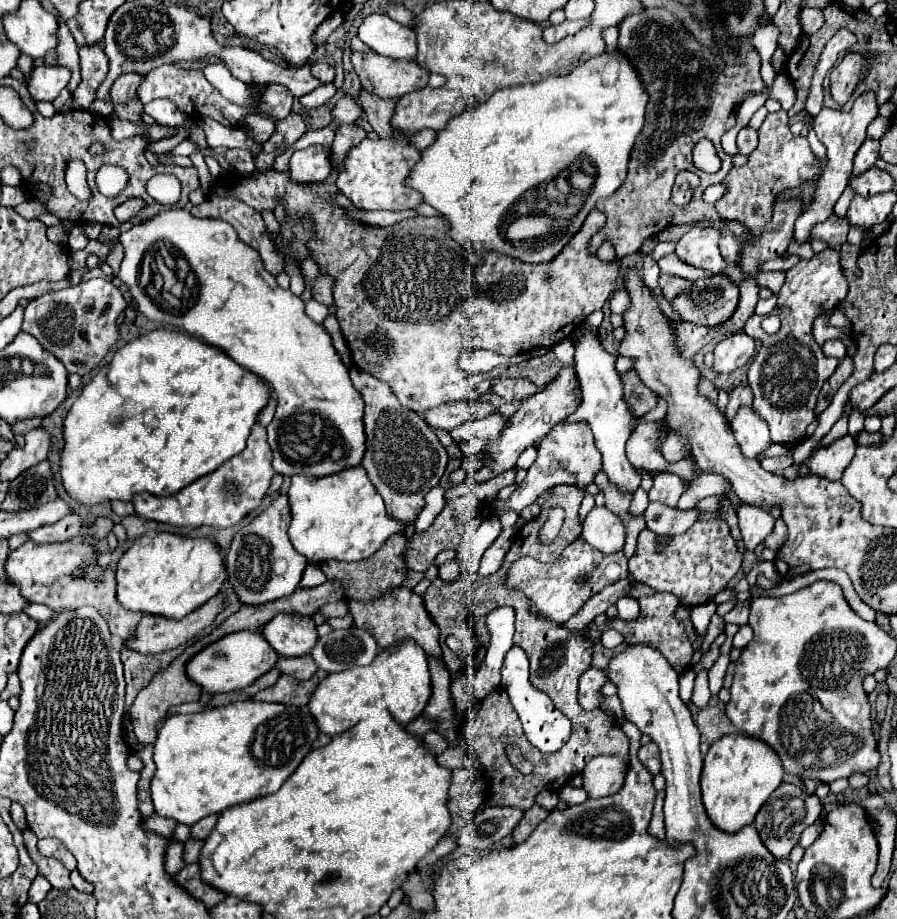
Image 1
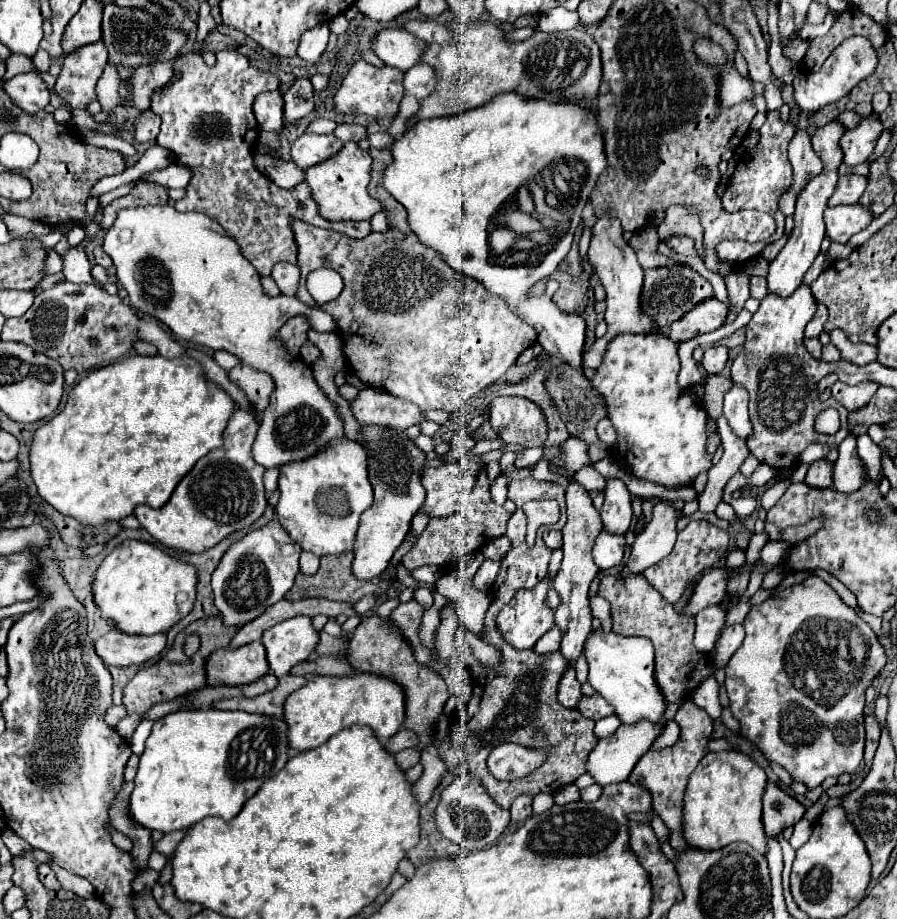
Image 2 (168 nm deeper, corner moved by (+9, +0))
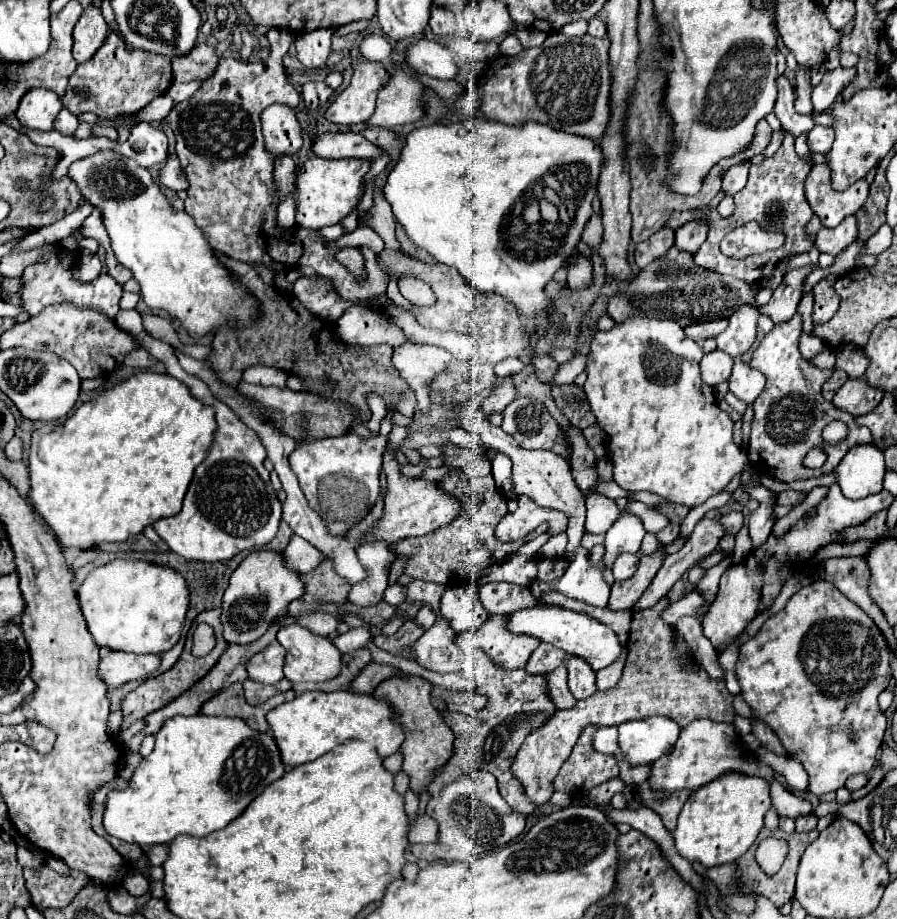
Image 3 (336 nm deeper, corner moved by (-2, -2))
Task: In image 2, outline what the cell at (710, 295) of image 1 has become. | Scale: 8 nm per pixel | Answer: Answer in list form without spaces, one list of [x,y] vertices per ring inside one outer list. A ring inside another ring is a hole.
[[[717,298],[703,300],[703,304],[697,304],[691,312],[687,312],[681,320],[671,324],[671,340],[691,340],[701,332],[711,332],[723,326],[727,318],[727,306],[719,302]]]

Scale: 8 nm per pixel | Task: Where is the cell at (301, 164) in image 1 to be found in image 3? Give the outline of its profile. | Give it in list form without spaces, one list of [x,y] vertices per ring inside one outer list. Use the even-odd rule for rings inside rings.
[[[326,132],[314,140],[312,150],[320,158],[376,160],[382,156],[382,150],[358,132]]]

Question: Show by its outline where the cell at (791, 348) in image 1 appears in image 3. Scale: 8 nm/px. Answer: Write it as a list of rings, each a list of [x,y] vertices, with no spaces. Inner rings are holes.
[[[796,314],[792,320],[776,324],[770,334],[760,342],[754,350],[750,366],[760,370],[766,376],[766,388],[760,394],[758,402],[754,402],[754,422],[752,434],[748,442],[748,460],[758,468],[760,474],[778,478],[782,482],[794,482],[800,478],[814,478],[828,474],[838,466],[838,462],[846,456],[846,452],[856,444],[872,444],[872,434],[864,426],[852,422],[848,414],[836,408],[818,408],[818,396],[826,378],[830,378],[832,370],[820,370],[806,362],[798,352],[798,338],[802,334],[802,316]],[[840,420],[848,426],[848,436],[830,446],[822,440],[822,430],[826,424]],[[812,448],[824,448],[828,460],[818,470],[808,470],[802,466],[802,458]]]

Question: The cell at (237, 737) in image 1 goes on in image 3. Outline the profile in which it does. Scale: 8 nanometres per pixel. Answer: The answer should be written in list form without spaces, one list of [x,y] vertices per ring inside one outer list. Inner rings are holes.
[[[196,714],[196,716],[174,716],[170,720],[164,722],[164,726],[160,728],[160,732],[156,732],[156,744],[154,744],[154,750],[150,756],[146,756],[138,768],[134,770],[130,782],[128,782],[128,788],[126,790],[112,790],[108,792],[108,798],[106,798],[106,810],[104,810],[104,828],[110,836],[114,838],[120,838],[124,842],[130,842],[130,844],[138,844],[138,846],[150,846],[150,844],[170,844],[174,840],[174,836],[178,834],[190,834],[190,836],[206,836],[210,834],[212,830],[220,830],[224,826],[228,826],[236,816],[240,816],[244,812],[244,808],[272,782],[276,782],[278,778],[284,776],[284,766],[282,766],[282,758],[280,758],[280,752],[278,752],[278,746],[274,742],[274,738],[266,732],[266,734],[260,734],[256,730],[252,730],[246,722],[242,722],[240,718],[212,718],[212,716],[202,716],[202,714]]]

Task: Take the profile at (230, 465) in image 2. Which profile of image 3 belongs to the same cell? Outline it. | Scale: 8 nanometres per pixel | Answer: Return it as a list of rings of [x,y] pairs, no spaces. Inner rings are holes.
[[[121,309],[115,321],[119,327],[133,333],[142,346],[166,366],[170,376],[184,382],[190,388],[190,394],[202,400],[202,404],[212,406],[216,414],[218,430],[214,434],[214,446],[210,448],[204,462],[196,468],[180,514],[154,522],[154,530],[160,534],[160,538],[168,544],[172,552],[186,560],[218,562],[230,560],[242,550],[262,548],[276,536],[282,508],[276,498],[276,490],[270,484],[268,470],[262,466],[266,458],[266,448],[262,446],[260,438],[238,418],[238,414],[234,414],[234,410],[230,410],[230,406],[218,402],[218,398],[210,394],[206,382],[182,370],[174,352],[168,350],[172,346],[158,338],[152,338],[147,333],[138,311]]]

